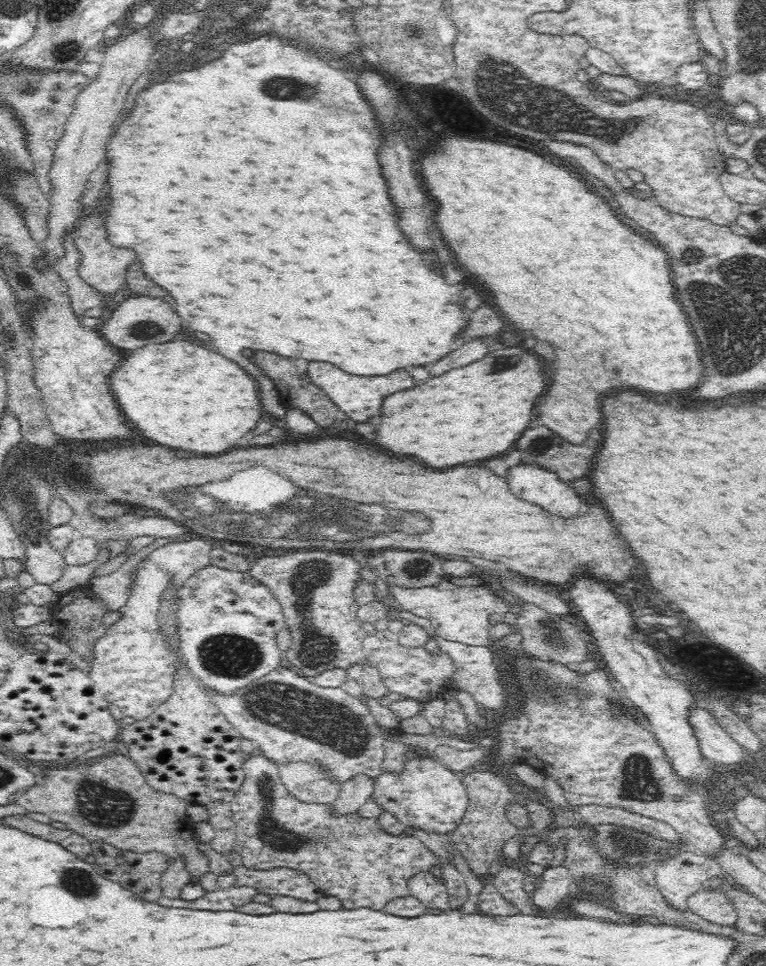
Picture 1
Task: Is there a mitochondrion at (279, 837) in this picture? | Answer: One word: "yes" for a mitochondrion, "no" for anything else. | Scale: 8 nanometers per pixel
yes

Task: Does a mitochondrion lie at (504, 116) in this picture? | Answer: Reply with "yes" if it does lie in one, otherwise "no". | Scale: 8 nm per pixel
yes

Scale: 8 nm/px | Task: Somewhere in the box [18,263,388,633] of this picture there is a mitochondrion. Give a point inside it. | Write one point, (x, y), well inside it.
(288, 521)

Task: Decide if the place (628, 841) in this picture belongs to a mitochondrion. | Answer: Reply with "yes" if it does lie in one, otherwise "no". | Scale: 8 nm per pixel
yes

